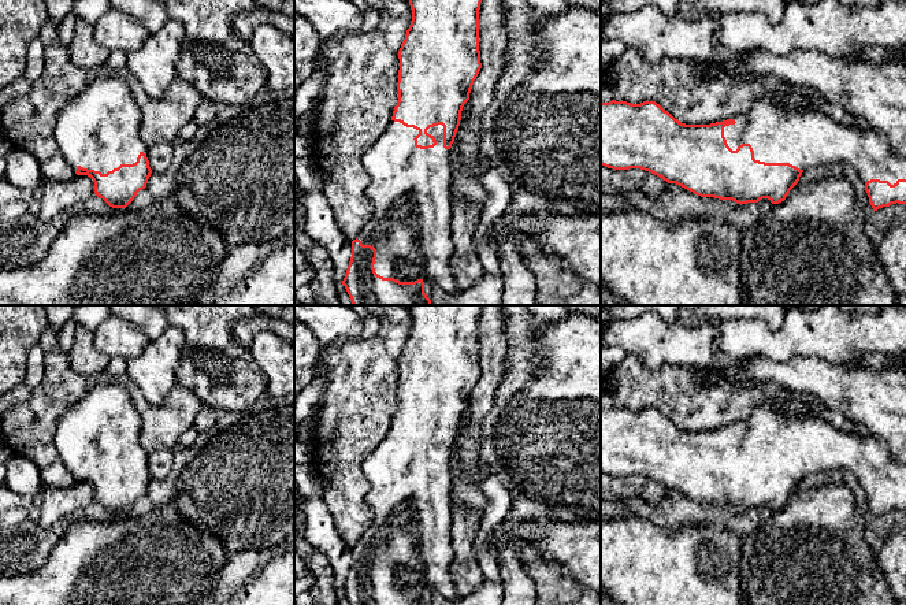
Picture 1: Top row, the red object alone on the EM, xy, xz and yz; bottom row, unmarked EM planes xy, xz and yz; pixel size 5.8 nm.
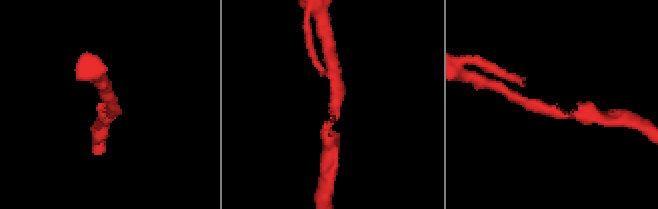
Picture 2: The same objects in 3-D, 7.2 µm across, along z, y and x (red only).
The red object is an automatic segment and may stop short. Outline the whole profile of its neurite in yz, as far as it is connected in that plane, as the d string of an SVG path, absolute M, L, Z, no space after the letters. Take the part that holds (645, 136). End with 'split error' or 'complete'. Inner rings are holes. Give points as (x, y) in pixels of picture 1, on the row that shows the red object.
M777 92L776 100L758 99L746 115L710 125L682 123L656 101L601 103L601 166L613 170L640 168L701 197L732 200L738 204L768 198L772 204L779 204L805 170L831 164L847 164L857 171L873 211L896 203L906 204L906 155L892 151L884 134L865 125L844 126L833 120L817 105L814 97Z; split error

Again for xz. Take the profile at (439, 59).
M409 0L412 10L411 26L406 30L405 40L398 51L400 70L398 70L398 101L394 107L391 122L385 134L368 149L361 162L370 177L370 183L365 189L365 196L374 204L374 214L370 222L363 227L356 240L352 241L352 257L342 281L353 305L431 305L431 290L439 286L446 293L454 293L458 287L452 274L450 257L453 253L453 234L452 234L452 164L450 148L454 142L456 133L461 120L461 111L464 104L469 100L469 93L476 79L482 63L479 51L479 10L482 0Z; split error

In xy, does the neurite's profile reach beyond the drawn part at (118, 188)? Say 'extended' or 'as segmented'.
extended

